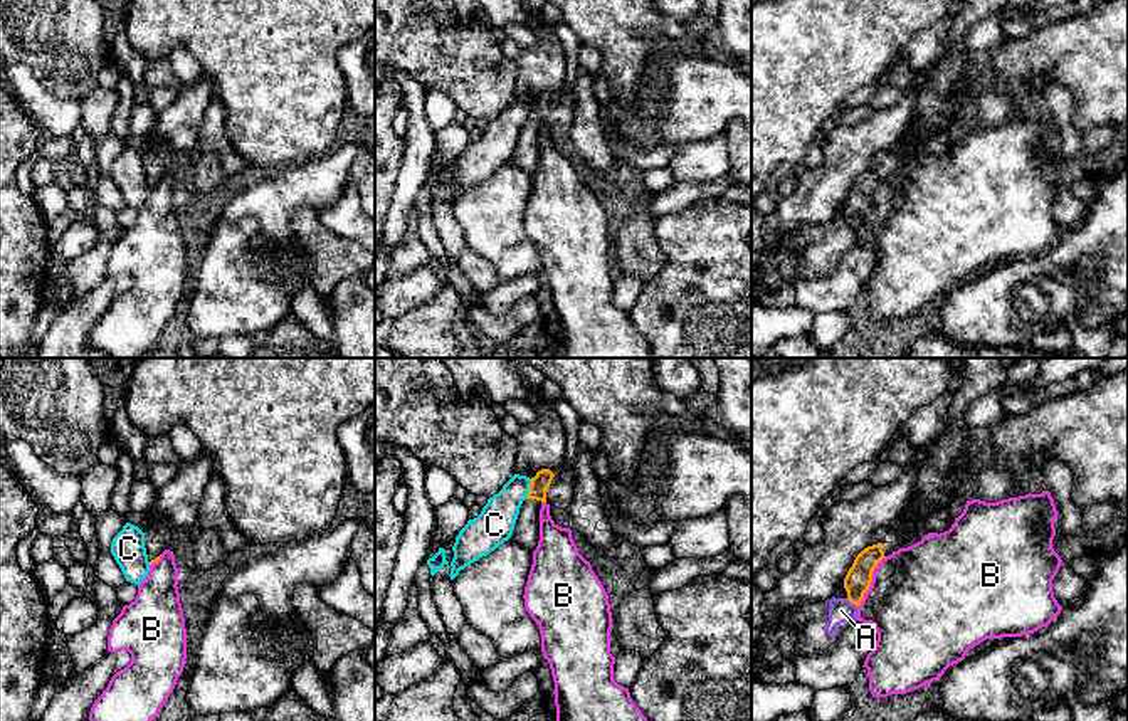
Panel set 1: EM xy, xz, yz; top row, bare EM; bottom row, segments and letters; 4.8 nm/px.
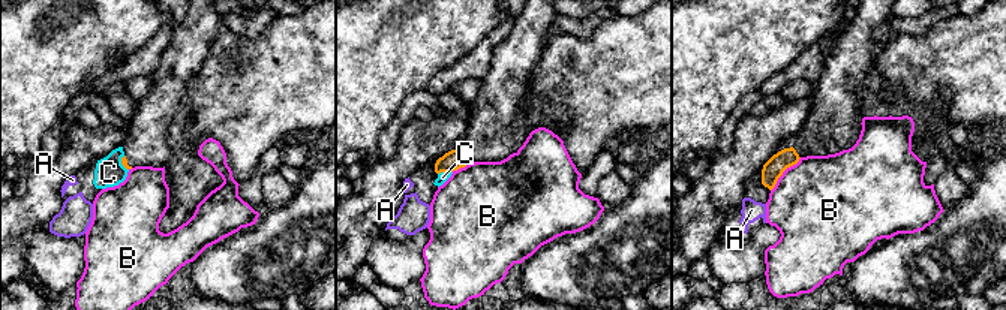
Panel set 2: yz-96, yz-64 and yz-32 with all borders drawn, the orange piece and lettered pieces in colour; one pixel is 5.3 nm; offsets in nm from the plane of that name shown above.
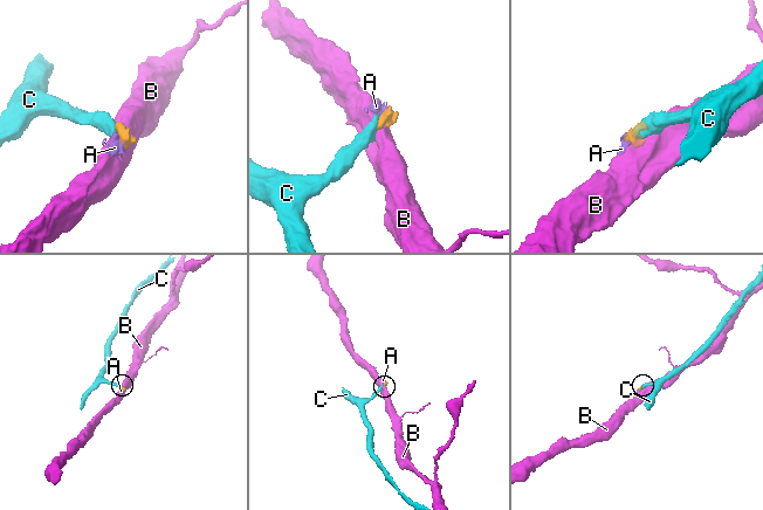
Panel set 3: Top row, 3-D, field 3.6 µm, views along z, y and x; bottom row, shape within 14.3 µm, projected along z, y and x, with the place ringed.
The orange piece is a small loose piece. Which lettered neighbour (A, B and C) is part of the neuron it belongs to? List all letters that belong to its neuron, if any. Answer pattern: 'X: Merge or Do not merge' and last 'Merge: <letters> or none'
A: Do not merge
B: Do not merge
C: Do not merge
Merge: none

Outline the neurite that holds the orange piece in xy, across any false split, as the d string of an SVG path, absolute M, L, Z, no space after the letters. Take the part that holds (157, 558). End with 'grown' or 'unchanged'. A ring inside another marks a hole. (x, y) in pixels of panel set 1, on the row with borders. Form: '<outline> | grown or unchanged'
M146 513L148 516L148 526L143 529L145 533L145 548L148 555L150 565L156 563L160 560L160 555L168 550L171 533L165 524L156 524L153 521L151 513Z | grown

